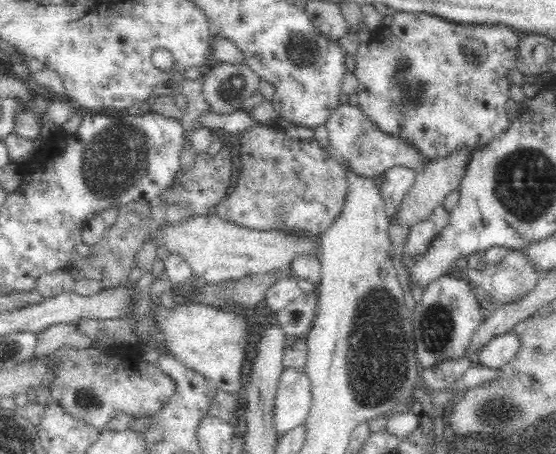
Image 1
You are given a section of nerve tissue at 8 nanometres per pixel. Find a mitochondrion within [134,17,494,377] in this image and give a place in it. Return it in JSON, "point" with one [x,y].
{"point":[404,95]}

